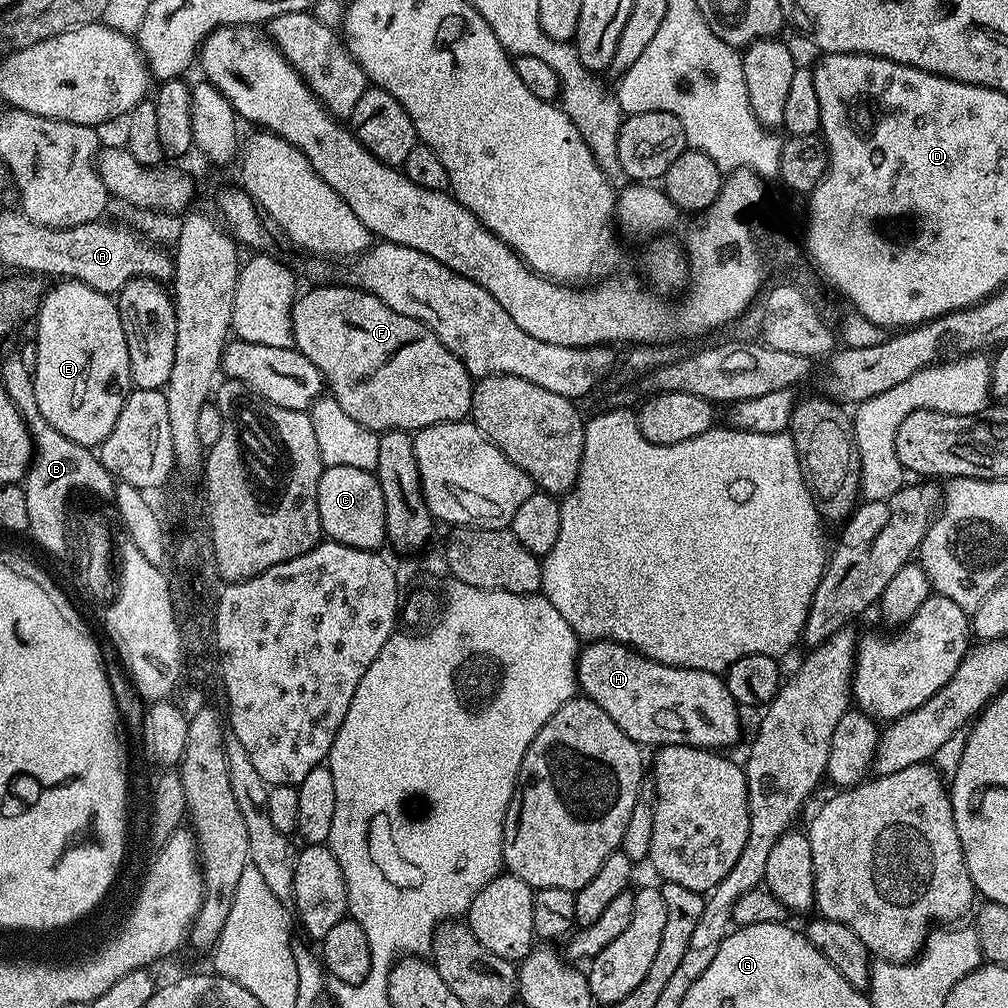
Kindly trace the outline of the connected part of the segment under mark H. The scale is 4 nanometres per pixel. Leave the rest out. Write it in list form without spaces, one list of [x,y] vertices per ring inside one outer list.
[[[593,640],[579,649],[576,682],[587,699],[602,706],[618,727],[641,746],[689,744],[692,748],[728,750],[724,748],[740,736],[741,709],[714,672],[659,664],[626,644]]]

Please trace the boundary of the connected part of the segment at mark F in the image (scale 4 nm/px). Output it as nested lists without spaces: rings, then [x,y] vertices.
[[[332,284],[329,288],[312,288],[305,296],[304,293],[297,295],[292,304],[293,345],[297,352],[301,352],[306,358],[310,358],[310,362],[314,362],[314,366],[318,366],[318,370],[324,375],[327,391],[336,399],[338,406],[342,406],[342,410],[361,426],[377,434],[385,432],[412,434],[419,429],[430,427],[432,424],[463,421],[472,411],[474,377],[462,366],[458,357],[450,354],[450,350],[446,350],[446,346],[442,346],[442,342],[422,322],[418,322],[406,314],[398,314],[398,310],[390,310],[390,306],[386,306],[386,302],[382,302],[377,296],[364,291],[362,288],[347,287],[339,288],[338,285]]]

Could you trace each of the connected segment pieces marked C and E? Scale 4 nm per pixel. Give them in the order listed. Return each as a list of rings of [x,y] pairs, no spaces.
[[[330,465],[318,478],[318,518],[327,539],[358,550],[374,552],[386,544],[386,502],[375,471],[358,466]]]
[[[64,280],[57,284],[60,284],[57,288],[52,288],[49,292],[47,289],[43,293],[39,309],[34,317],[34,323],[36,323],[34,343],[38,350],[38,366],[32,372],[34,398],[38,398],[38,410],[42,410],[42,418],[46,418],[46,422],[50,422],[50,426],[54,426],[54,430],[58,430],[58,434],[66,434],[66,438],[70,438],[70,442],[78,442],[84,448],[95,449],[107,438],[110,430],[114,430],[114,422],[118,422],[118,414],[122,414],[122,406],[134,387],[130,374],[130,354],[126,346],[126,334],[122,330],[122,318],[117,301],[109,293],[94,290],[77,280]]]

